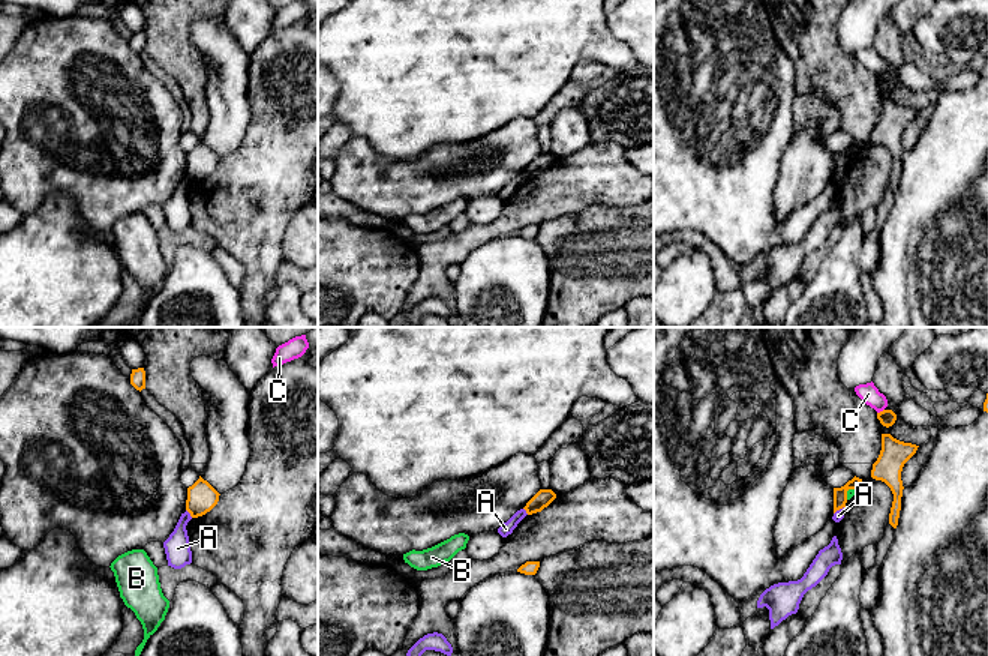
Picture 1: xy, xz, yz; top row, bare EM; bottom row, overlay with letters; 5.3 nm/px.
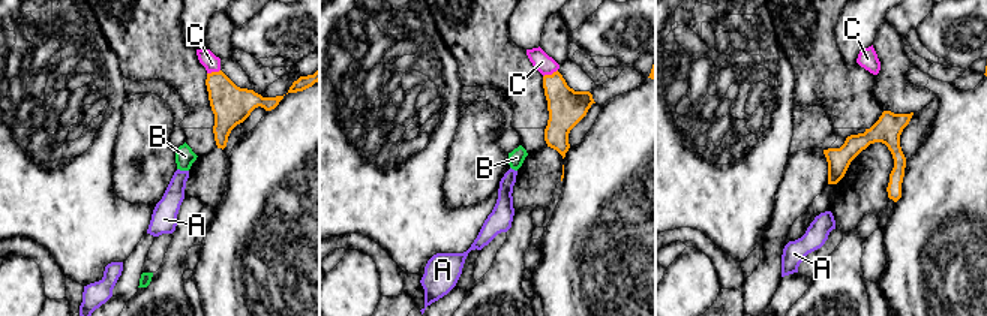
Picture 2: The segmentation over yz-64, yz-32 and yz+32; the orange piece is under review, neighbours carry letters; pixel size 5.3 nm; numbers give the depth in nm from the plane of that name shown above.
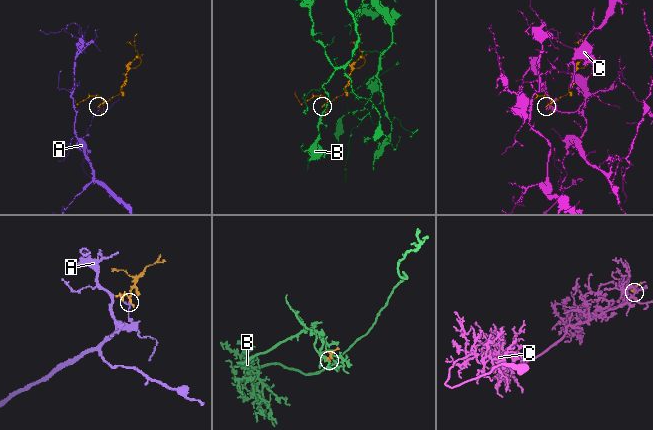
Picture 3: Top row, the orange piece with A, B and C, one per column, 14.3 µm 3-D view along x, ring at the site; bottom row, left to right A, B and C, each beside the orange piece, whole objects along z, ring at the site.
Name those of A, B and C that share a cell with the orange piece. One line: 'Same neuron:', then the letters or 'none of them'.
Same neuron: none of them

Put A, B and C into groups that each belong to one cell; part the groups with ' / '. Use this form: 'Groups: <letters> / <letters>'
Groups: A / B / C

